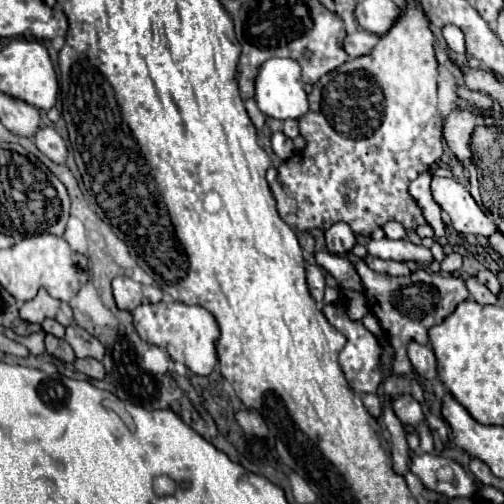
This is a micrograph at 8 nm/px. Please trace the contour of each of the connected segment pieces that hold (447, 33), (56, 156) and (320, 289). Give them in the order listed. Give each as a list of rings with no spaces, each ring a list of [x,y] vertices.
[[[444,26],[442,28],[442,36],[448,44],[448,48],[457,53],[465,53],[465,38],[461,30],[458,30],[456,26]]]
[[[42,124],[38,128],[38,132],[34,134],[34,142],[36,142],[38,150],[44,152],[56,164],[64,164],[66,162],[66,144],[64,144],[60,134],[52,126]]]
[[[308,264],[308,266],[306,266],[306,280],[308,280],[308,288],[310,288],[312,298],[320,304],[322,298],[324,298],[324,288],[326,288],[322,270],[320,270],[316,264]]]

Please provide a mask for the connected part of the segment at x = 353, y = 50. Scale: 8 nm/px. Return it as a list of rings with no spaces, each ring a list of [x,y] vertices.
[[[356,30],[344,38],[344,50],[350,58],[356,58],[370,52],[376,42],[378,42],[376,34],[370,34],[366,30]]]

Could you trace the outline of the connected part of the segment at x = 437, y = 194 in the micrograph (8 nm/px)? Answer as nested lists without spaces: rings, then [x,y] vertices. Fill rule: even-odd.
[[[432,178],[432,196],[442,206],[442,210],[450,216],[450,222],[456,232],[460,234],[480,234],[492,236],[498,232],[492,218],[488,218],[474,198],[470,196],[468,188],[458,184],[452,178]]]

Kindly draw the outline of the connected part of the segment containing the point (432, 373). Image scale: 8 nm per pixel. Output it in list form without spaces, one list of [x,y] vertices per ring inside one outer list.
[[[418,342],[408,344],[408,358],[422,378],[436,378],[436,356],[430,346],[420,346]]]

